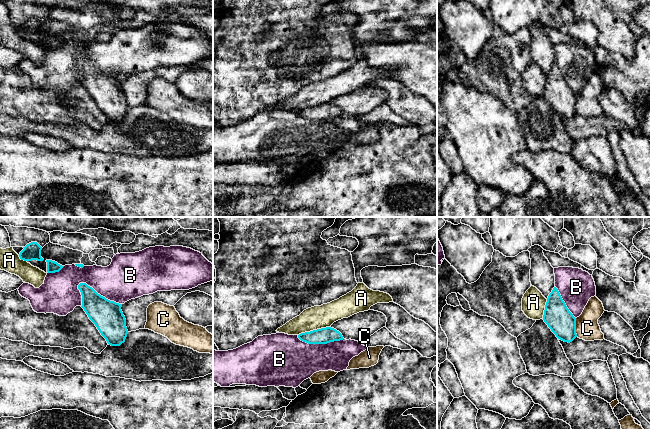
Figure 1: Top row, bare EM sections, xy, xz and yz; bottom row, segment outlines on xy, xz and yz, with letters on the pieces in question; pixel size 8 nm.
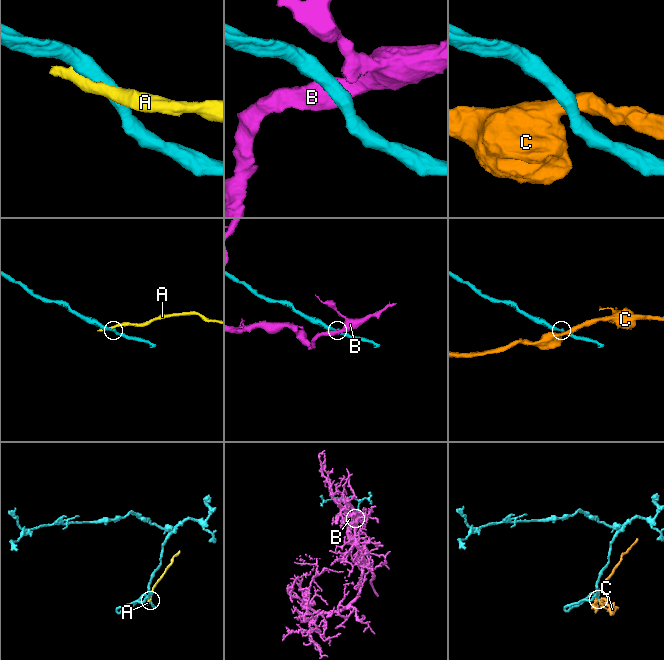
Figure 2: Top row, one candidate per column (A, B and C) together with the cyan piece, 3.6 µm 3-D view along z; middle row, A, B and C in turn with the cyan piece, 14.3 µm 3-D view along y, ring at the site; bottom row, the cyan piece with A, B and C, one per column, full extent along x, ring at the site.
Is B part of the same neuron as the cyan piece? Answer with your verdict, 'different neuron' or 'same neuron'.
different neuron

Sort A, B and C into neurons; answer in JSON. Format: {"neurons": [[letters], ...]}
{"neurons": [["A"], ["B"], ["C"]]}

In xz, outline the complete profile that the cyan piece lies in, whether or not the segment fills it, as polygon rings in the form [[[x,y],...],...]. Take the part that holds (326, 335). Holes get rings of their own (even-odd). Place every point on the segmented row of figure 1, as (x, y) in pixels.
[[[331,327],[301,333],[298,338],[308,344],[327,344],[344,339],[339,331]]]

